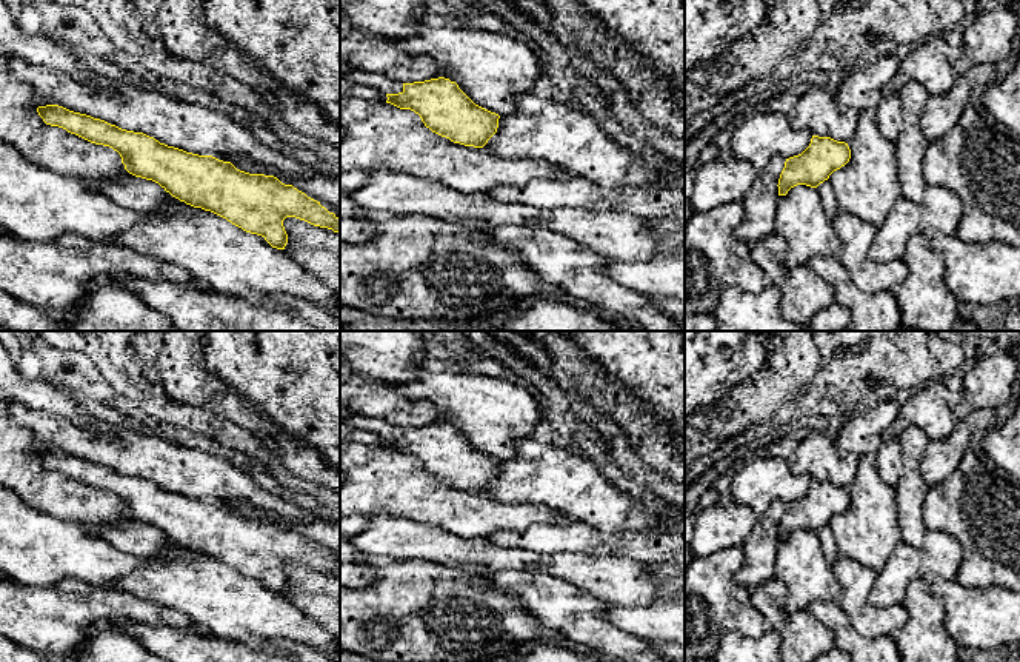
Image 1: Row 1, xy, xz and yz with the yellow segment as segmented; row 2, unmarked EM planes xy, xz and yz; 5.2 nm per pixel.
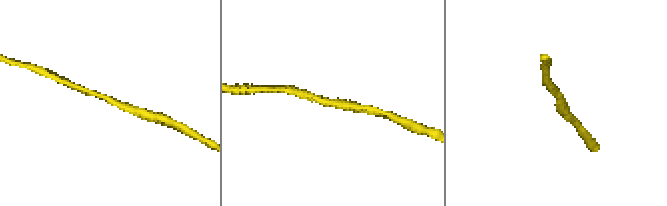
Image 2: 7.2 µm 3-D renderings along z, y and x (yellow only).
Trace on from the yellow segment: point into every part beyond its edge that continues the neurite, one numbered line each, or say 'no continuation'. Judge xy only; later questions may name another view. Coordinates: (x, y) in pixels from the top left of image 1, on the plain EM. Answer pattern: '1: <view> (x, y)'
no continuation

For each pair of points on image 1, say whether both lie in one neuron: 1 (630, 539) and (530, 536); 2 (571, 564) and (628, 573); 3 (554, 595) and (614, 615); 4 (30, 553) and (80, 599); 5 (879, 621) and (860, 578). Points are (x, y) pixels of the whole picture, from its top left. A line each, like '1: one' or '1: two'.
1: one
2: one
3: two
4: two
5: one

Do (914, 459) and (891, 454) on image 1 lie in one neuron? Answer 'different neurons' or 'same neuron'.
different neurons

